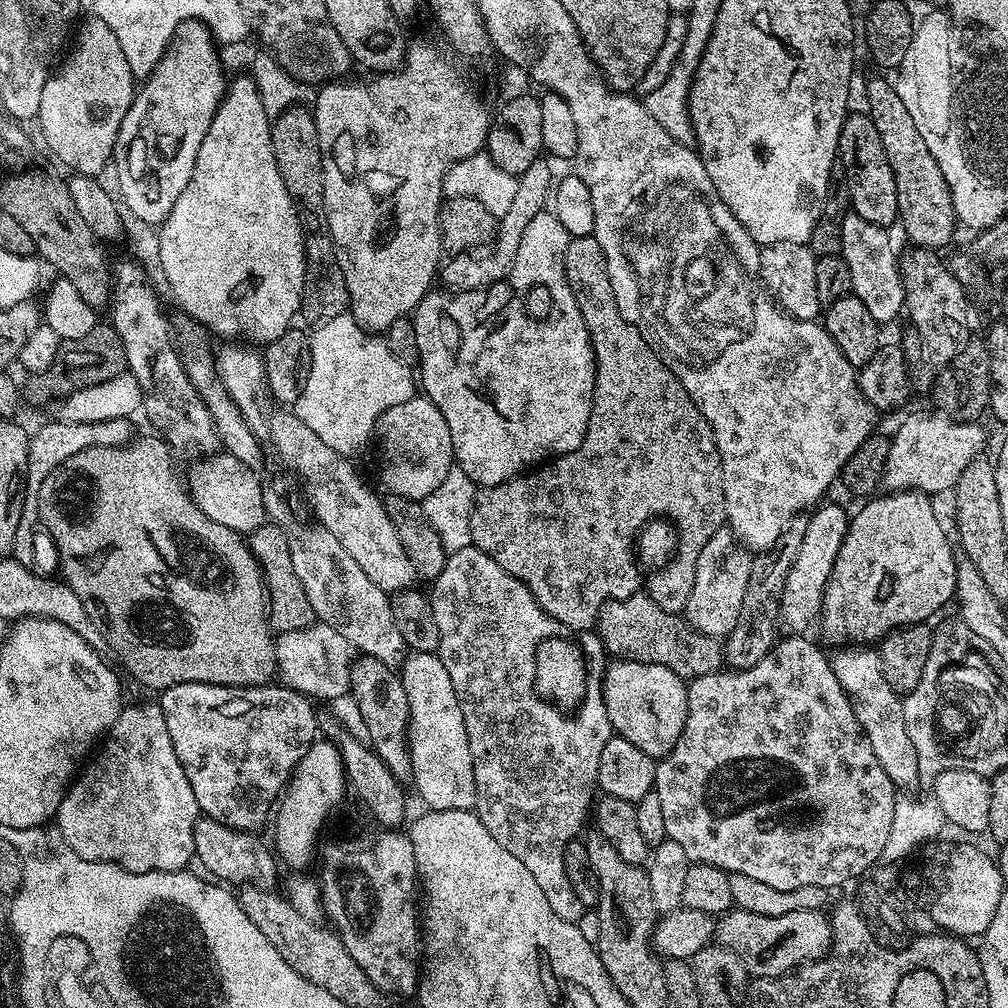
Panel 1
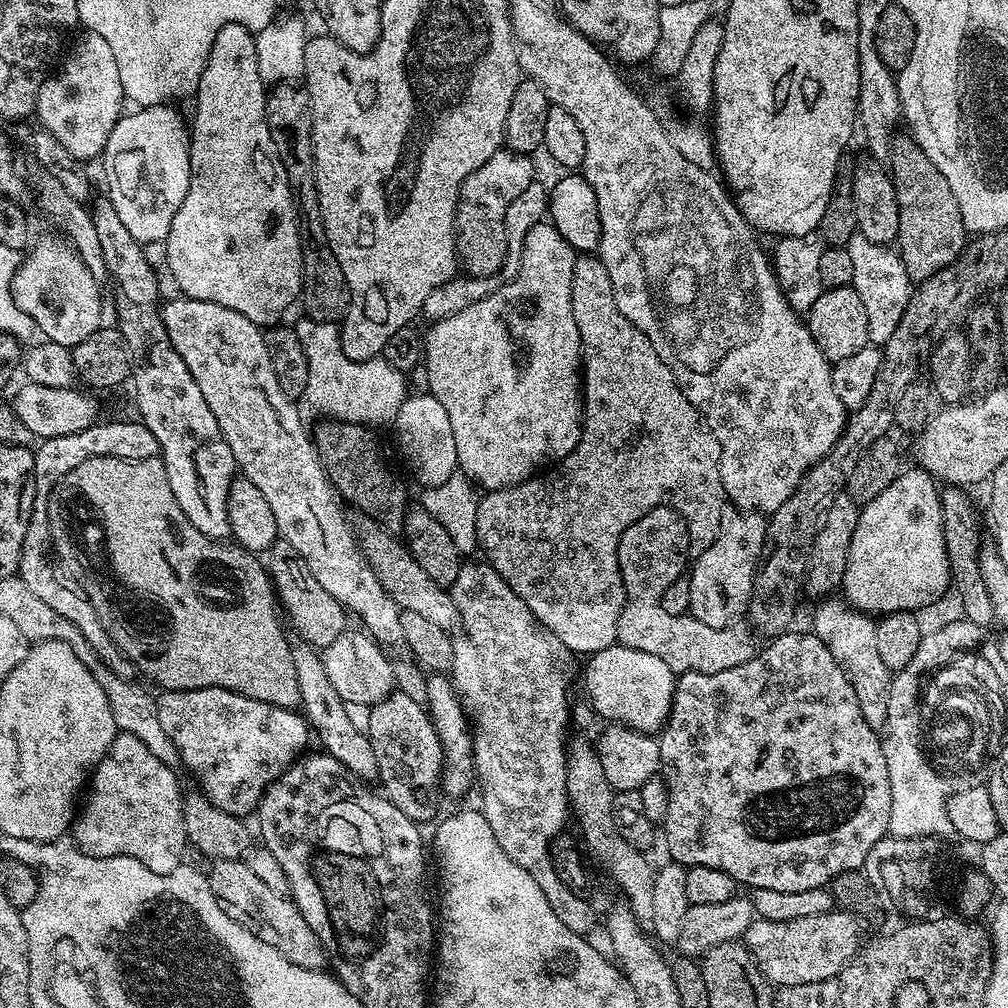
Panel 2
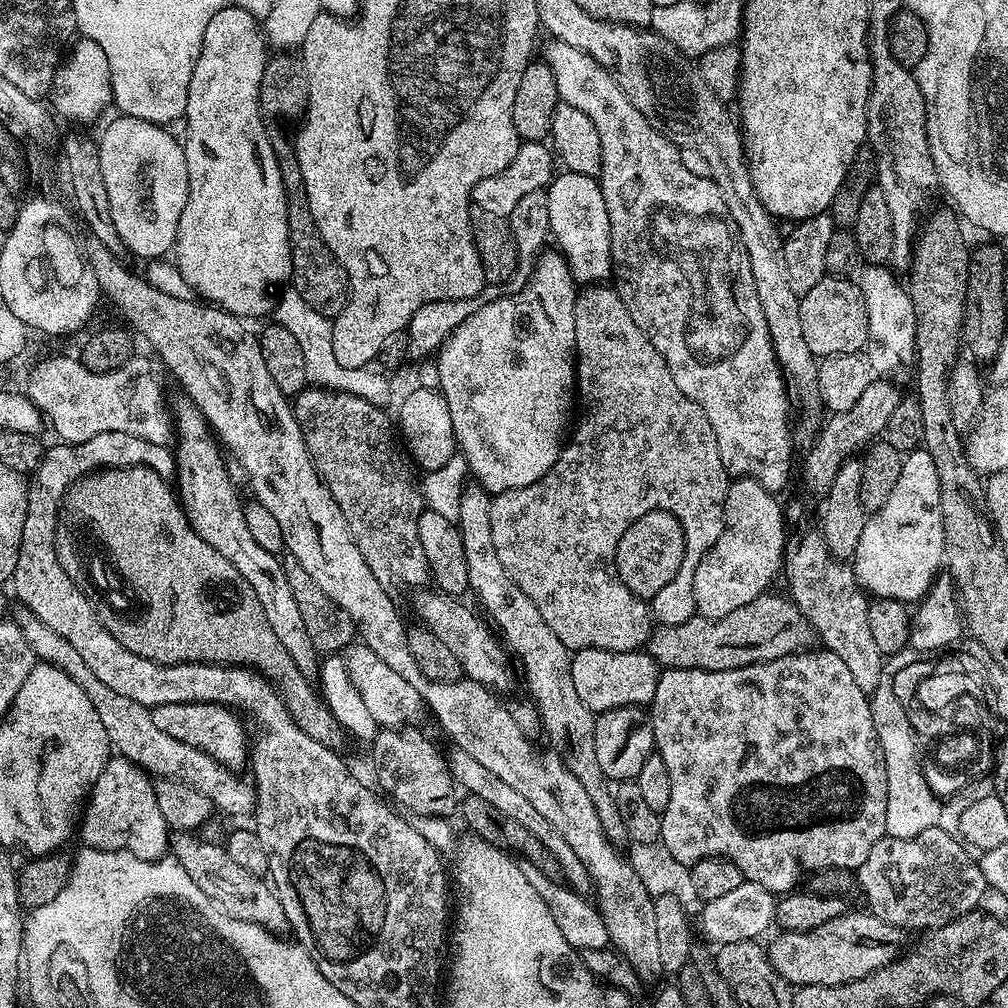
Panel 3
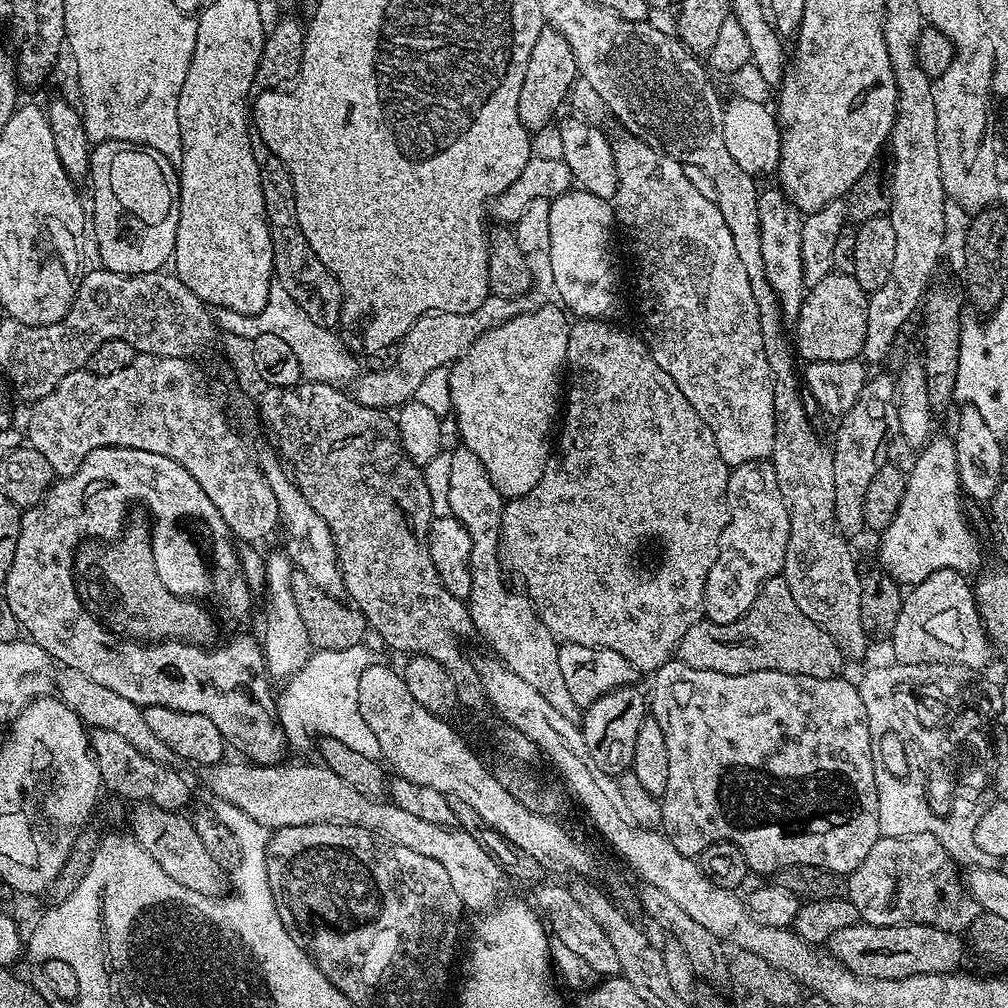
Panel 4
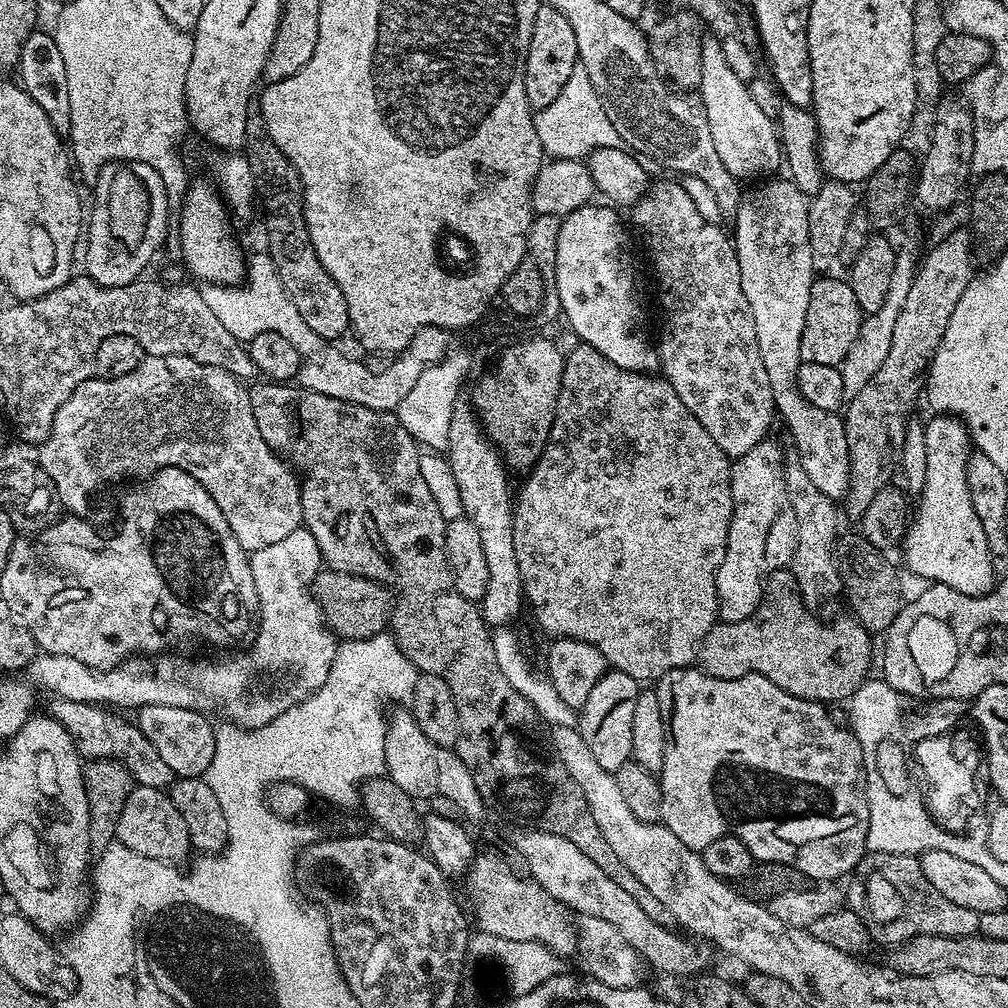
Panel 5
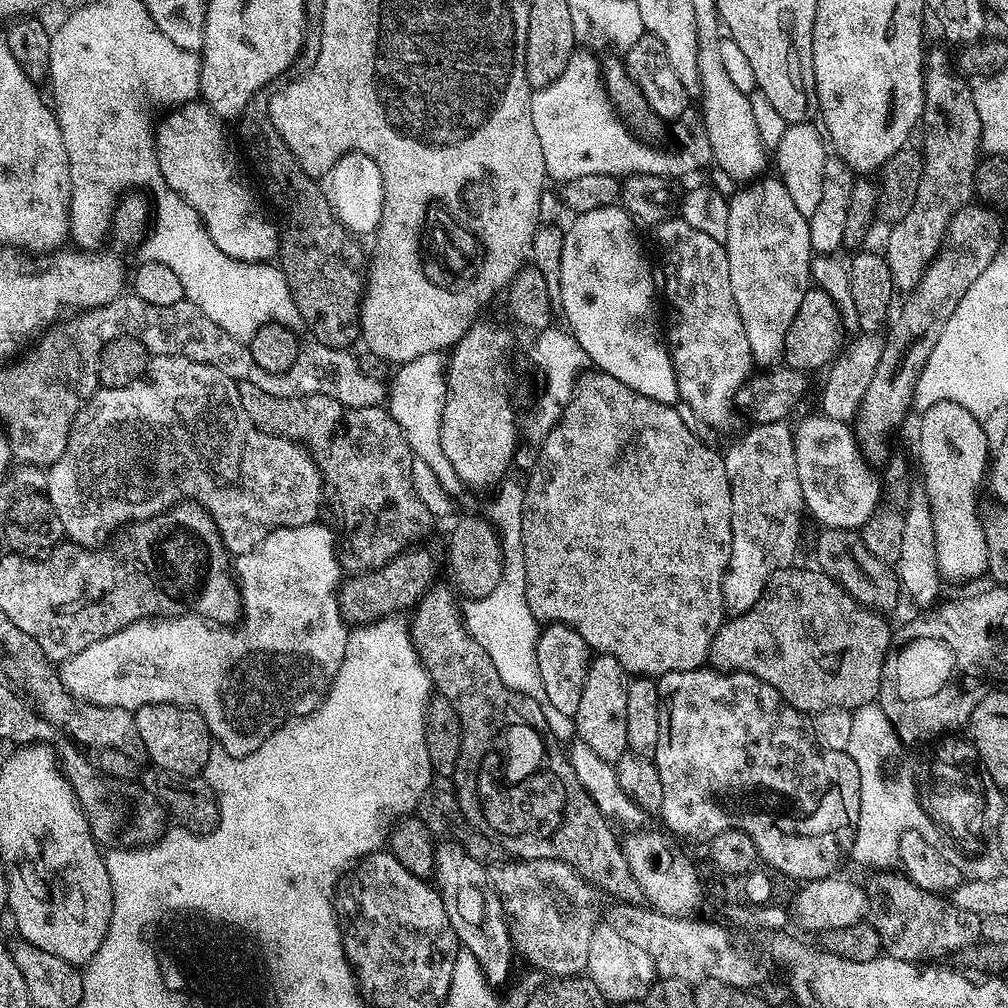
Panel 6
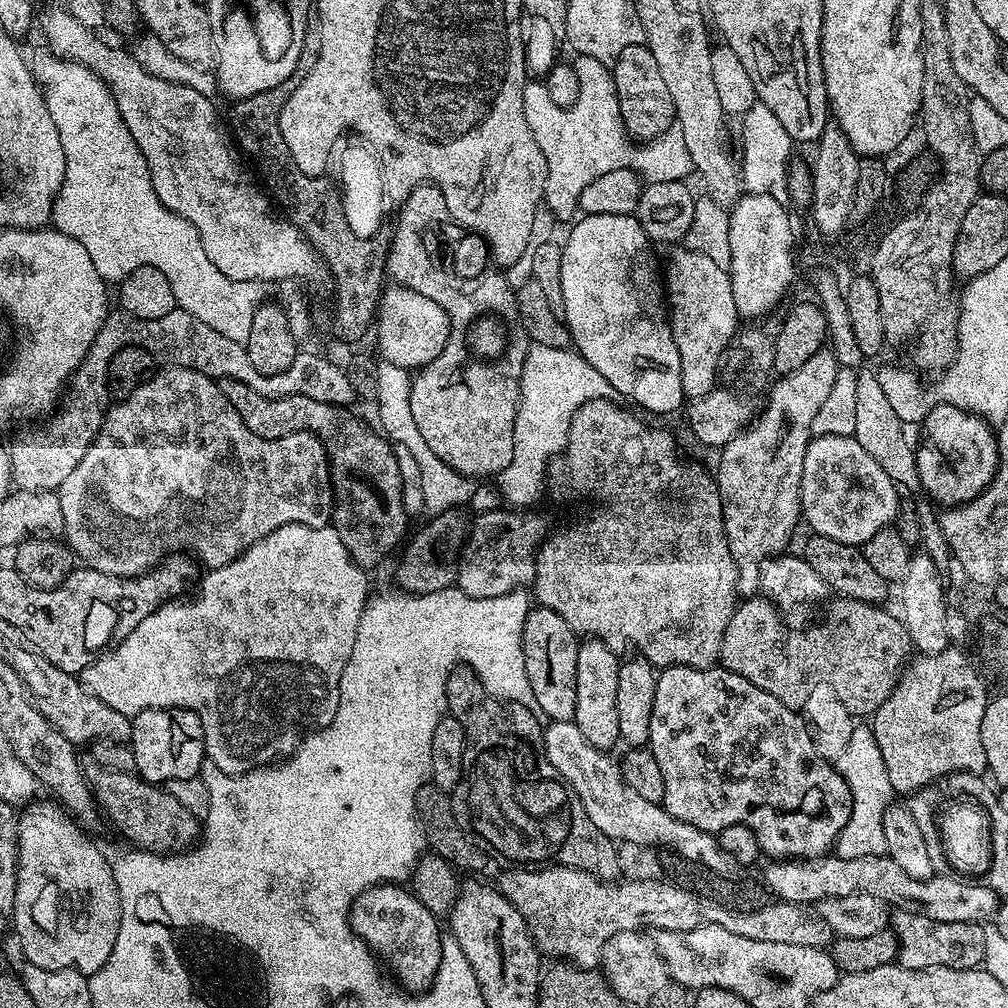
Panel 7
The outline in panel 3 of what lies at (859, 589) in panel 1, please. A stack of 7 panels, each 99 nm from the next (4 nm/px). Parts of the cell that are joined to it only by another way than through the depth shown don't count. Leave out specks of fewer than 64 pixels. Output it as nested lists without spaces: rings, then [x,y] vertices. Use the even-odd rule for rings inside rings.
[[[919,446],[904,456],[902,474],[898,474],[898,483],[890,498],[865,519],[862,538],[858,538],[858,550],[850,567],[856,573],[860,587],[875,599],[916,602],[932,587],[943,563],[944,531],[938,470],[934,470],[934,458]]]

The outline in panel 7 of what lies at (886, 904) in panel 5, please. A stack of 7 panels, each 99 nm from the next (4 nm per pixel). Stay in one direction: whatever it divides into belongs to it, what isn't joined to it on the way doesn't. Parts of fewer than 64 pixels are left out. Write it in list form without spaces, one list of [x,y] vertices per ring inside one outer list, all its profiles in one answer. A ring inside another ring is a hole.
[[[896,910],[890,916],[890,931],[896,936],[898,963],[910,970],[927,968],[980,968],[986,954],[984,924],[940,922],[920,912]],[[956,952],[956,960],[952,955]]]

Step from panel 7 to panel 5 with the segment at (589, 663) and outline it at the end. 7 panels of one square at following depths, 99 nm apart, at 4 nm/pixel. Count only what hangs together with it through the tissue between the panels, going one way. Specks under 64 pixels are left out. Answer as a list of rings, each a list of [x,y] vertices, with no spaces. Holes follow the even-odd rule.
[[[609,670],[604,673],[602,678],[598,678],[598,683],[594,690],[586,698],[586,702],[578,709],[578,730],[586,742],[590,754],[594,754],[598,766],[602,770],[610,773],[616,773],[623,764],[632,760],[632,739],[634,738],[634,706],[638,702],[638,694],[642,690],[641,681],[630,678],[630,674]]]

